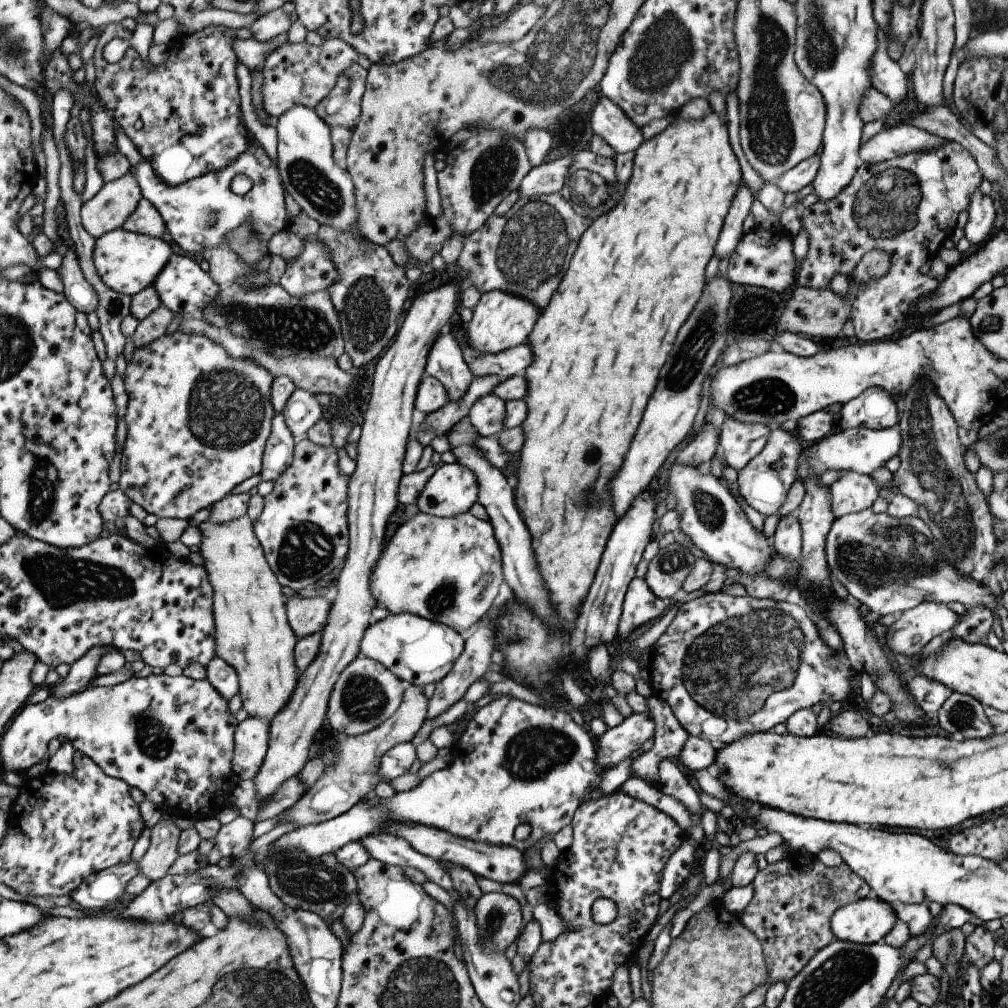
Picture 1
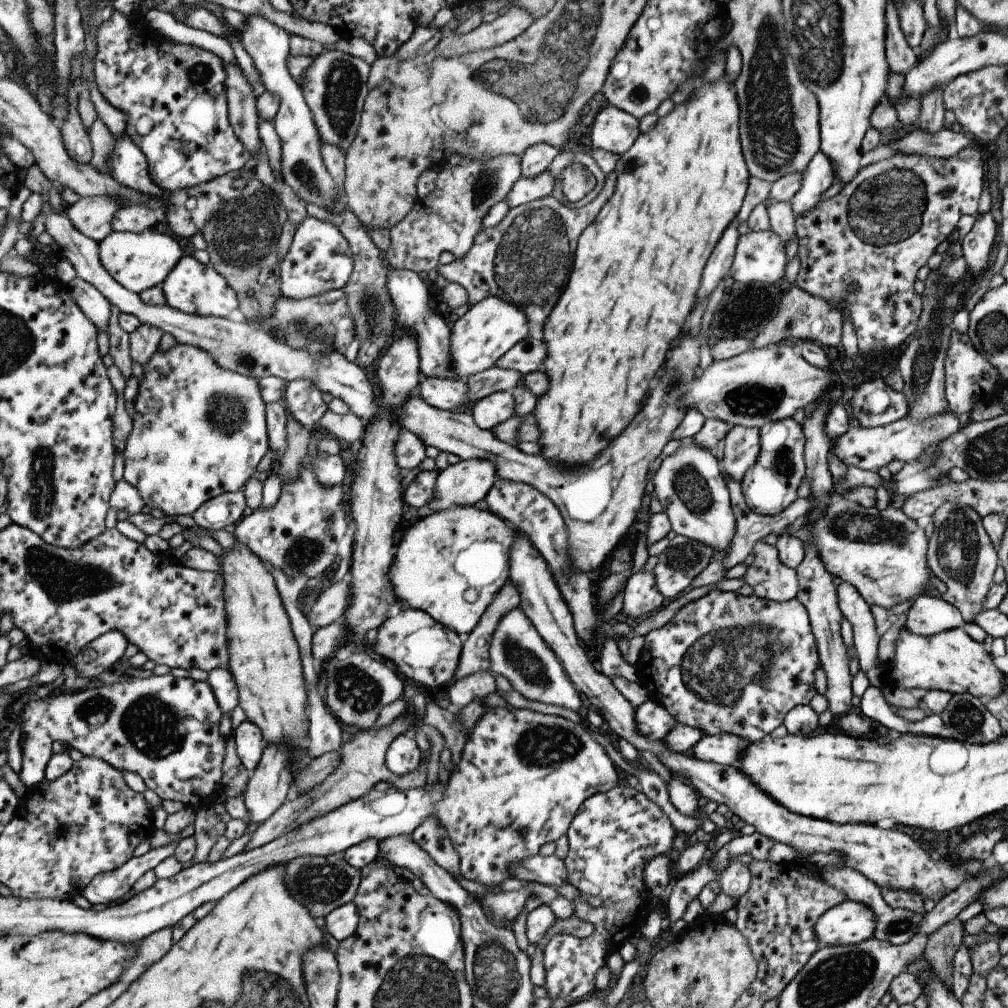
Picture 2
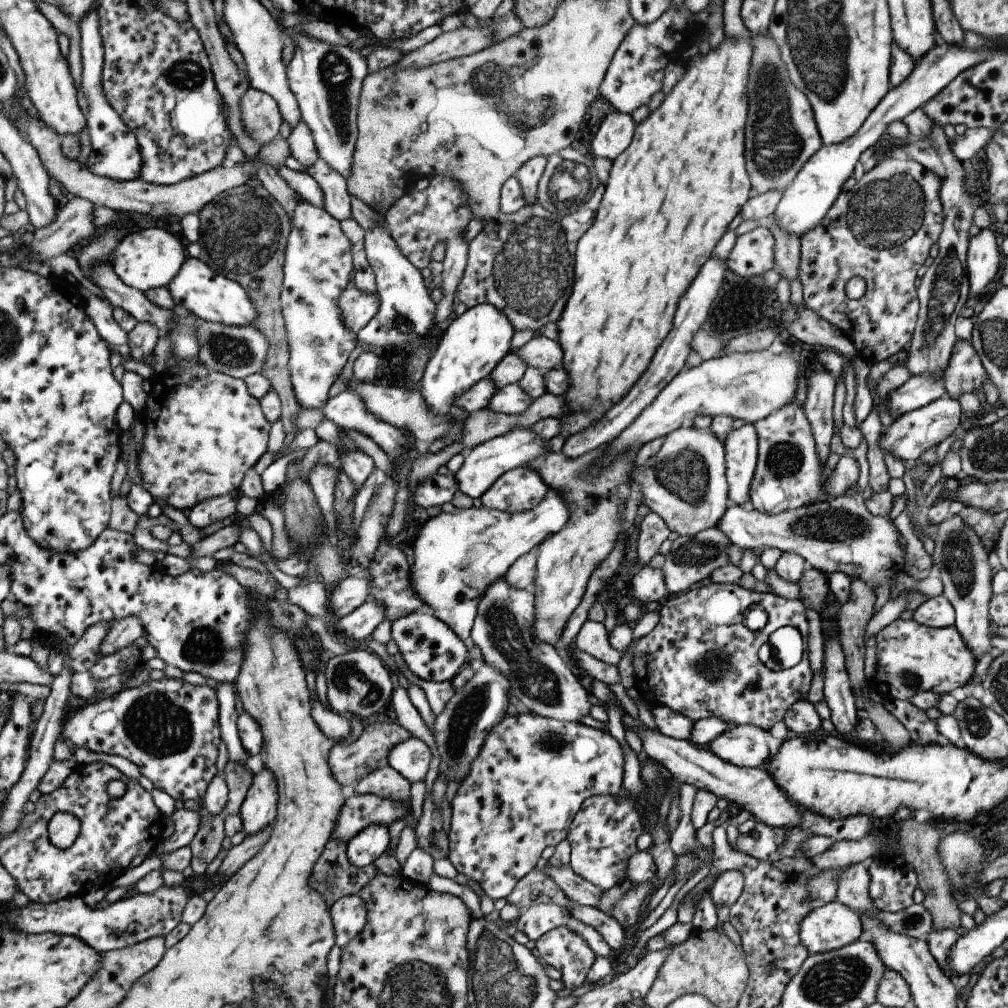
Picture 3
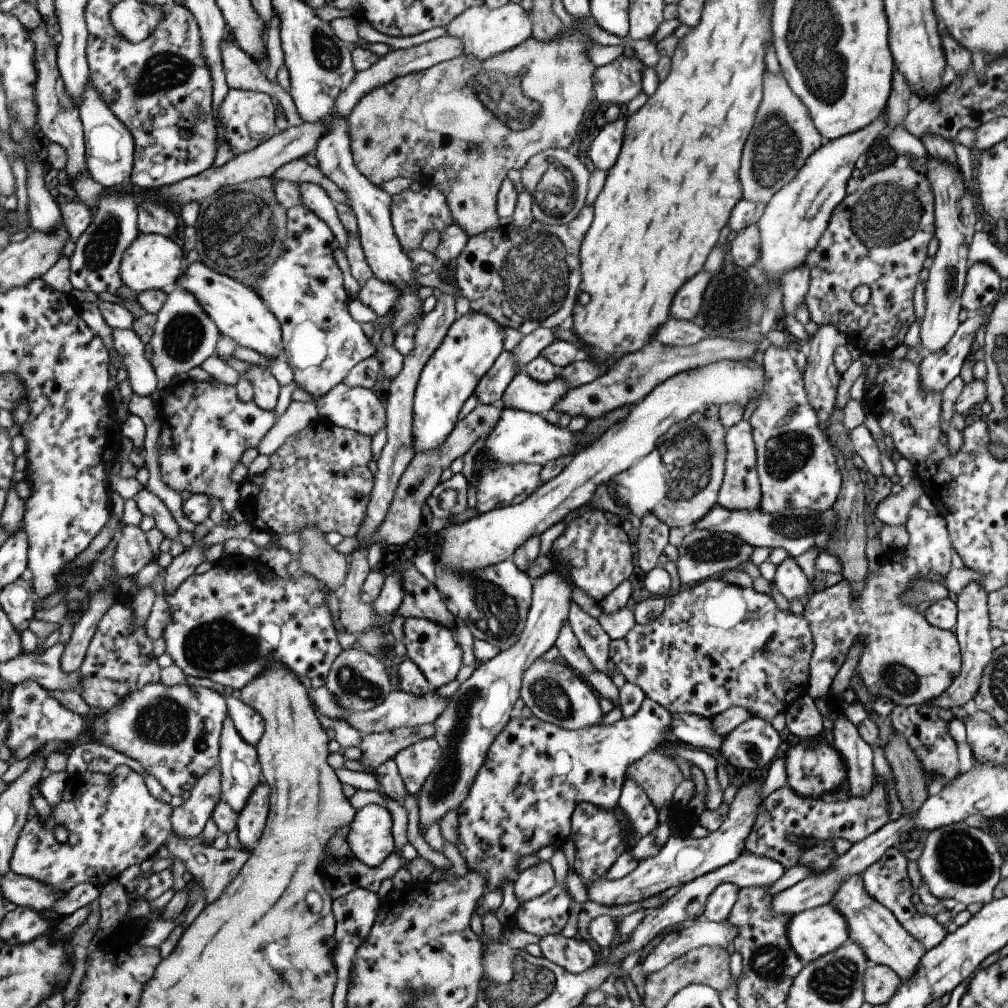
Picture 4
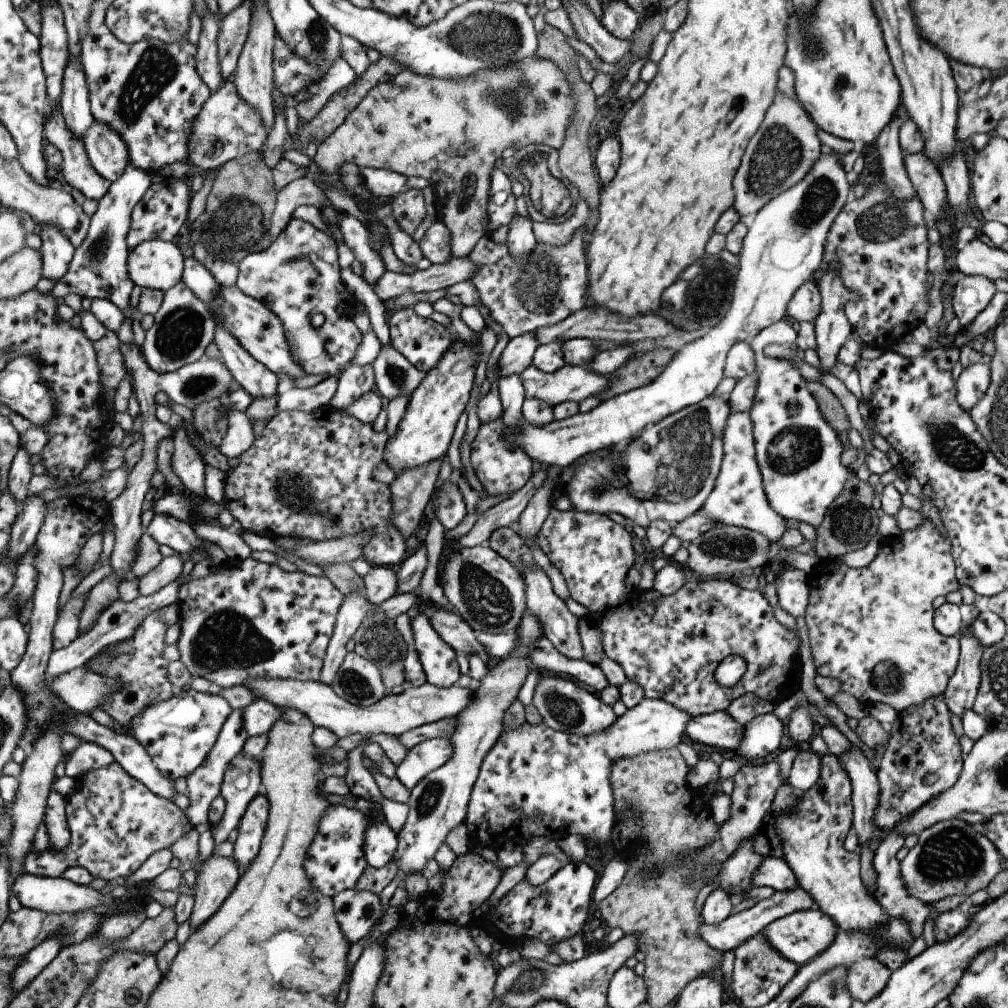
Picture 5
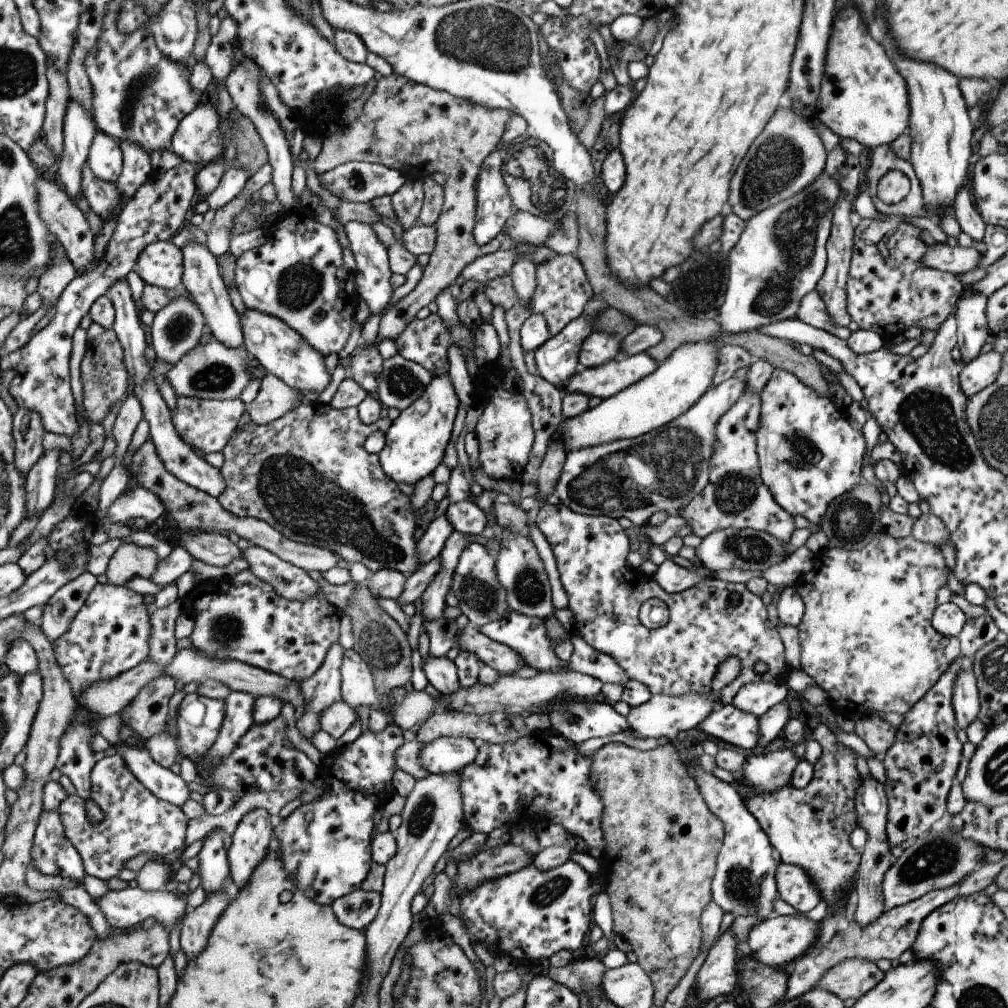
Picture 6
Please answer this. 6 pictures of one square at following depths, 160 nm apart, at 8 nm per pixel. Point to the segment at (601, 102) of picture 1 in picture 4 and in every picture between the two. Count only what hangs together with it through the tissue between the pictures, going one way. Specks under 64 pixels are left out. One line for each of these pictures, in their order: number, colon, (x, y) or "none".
2: (613, 130)
3: (615, 131)
4: (603, 150)

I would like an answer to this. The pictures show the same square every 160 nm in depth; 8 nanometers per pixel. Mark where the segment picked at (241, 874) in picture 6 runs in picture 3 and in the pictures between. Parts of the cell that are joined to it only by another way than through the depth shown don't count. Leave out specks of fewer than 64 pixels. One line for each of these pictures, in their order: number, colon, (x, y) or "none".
3: (258, 810)
4: (250, 821)
5: (251, 826)

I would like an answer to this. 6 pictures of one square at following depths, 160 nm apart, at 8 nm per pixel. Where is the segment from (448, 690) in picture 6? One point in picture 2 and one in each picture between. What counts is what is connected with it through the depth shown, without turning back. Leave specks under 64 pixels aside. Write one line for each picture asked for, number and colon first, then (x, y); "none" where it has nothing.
2: (415, 645)
3: (431, 650)
4: (432, 648)
5: (437, 660)

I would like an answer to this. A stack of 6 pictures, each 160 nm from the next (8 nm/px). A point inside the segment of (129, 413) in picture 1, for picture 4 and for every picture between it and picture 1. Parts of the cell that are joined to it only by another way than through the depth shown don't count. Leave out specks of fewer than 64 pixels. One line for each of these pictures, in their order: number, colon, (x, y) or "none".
2: (200, 430)
3: (203, 430)
4: (206, 428)

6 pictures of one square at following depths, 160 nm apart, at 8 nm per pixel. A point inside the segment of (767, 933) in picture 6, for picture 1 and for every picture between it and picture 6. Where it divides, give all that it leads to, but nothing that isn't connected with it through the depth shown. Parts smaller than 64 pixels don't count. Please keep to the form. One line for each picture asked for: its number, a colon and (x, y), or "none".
1: (866, 921)
2: (848, 923)
3: (827, 927)
4: (813, 933)
5: (799, 936)

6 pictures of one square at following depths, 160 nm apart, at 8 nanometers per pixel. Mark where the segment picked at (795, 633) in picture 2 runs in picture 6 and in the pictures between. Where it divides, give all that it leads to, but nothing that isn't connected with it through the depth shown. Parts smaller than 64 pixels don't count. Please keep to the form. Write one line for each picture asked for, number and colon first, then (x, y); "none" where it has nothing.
3: (699, 660)
4: (715, 645)
5: (672, 655)
6: (604, 595)

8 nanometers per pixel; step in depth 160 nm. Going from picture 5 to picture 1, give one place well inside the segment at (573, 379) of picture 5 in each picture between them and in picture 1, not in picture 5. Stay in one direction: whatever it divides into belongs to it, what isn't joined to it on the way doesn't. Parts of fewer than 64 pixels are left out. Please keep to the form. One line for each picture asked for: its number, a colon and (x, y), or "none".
1: (486, 414)
2: (489, 411)
3: (511, 399)
4: (524, 393)

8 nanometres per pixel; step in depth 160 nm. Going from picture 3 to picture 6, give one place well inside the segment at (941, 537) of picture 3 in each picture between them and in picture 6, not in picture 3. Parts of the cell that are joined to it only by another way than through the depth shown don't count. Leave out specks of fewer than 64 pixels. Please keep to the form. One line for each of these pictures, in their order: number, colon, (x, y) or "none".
4: (973, 633)
5: (960, 692)
6: (964, 699)

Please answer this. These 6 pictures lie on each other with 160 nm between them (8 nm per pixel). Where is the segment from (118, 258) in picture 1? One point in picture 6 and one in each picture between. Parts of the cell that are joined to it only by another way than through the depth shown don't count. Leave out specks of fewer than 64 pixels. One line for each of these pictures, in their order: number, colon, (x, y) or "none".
2: (138, 261)
3: (147, 259)
4: (153, 261)
5: (156, 264)
6: (162, 263)

